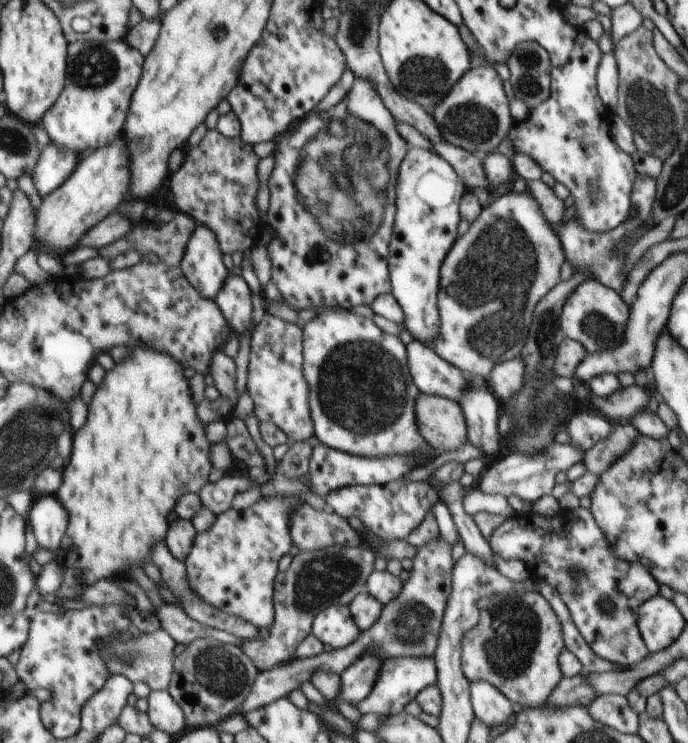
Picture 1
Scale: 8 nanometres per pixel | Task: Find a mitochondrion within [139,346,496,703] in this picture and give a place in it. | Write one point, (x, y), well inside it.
(333, 574)

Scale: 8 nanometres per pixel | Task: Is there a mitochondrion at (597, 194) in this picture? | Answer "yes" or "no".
yes

